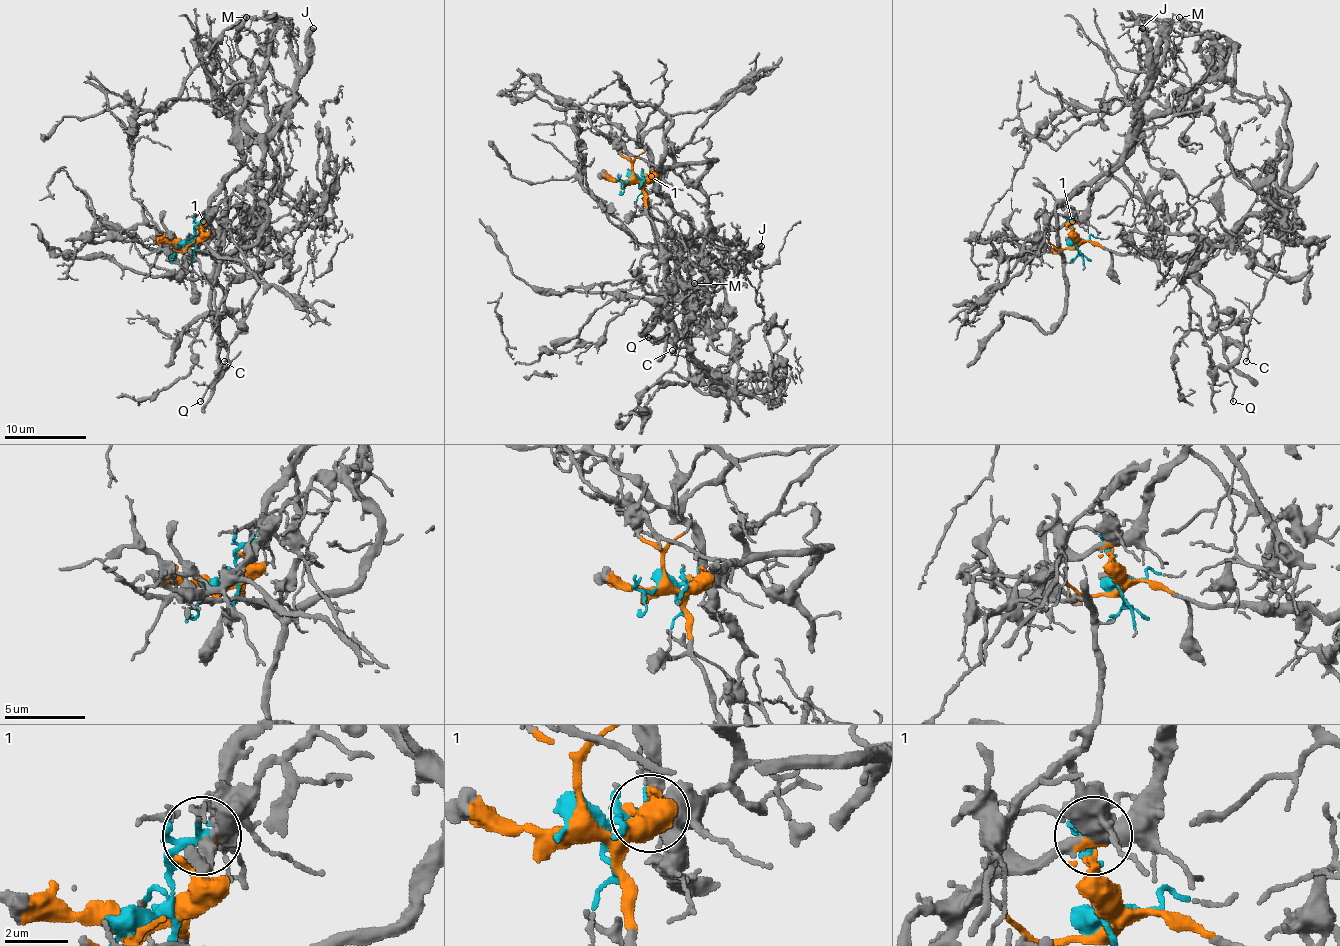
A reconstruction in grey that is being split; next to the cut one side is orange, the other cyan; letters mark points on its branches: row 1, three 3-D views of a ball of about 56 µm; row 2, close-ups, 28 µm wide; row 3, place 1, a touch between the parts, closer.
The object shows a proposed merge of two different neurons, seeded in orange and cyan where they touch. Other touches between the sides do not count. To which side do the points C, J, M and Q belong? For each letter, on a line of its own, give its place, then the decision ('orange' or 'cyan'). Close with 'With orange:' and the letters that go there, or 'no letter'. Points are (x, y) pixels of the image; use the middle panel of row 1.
C: place (672, 350); orange
J: place (761, 246); cyan
M: place (694, 283); orange
Q: place (648, 337); orange
With orange: C, M, Q

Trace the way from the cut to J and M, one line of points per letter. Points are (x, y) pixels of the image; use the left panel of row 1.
J: (187, 242), (233, 191), (245, 191), (257, 179), (263, 142), (298, 82), (313, 27)
M: (187, 242), (222, 259), (274, 191), (270, 117), (239, 95), (251, 74), (237, 44), (247, 17)

